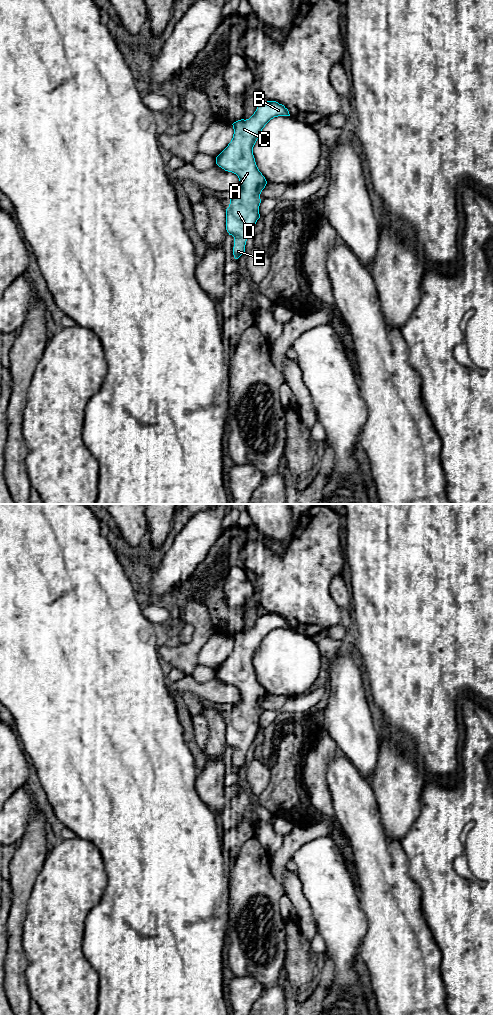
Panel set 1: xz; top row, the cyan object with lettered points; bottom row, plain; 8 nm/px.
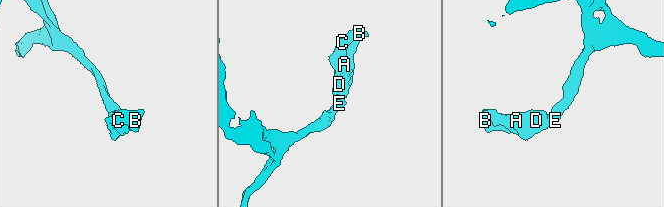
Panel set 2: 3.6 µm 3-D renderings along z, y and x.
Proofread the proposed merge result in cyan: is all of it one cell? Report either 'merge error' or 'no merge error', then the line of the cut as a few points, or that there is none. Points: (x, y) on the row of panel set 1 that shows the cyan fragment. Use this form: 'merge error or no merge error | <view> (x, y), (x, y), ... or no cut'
no merge error | no cut

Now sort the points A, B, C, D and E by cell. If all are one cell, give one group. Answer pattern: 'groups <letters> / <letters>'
groups A B C D E

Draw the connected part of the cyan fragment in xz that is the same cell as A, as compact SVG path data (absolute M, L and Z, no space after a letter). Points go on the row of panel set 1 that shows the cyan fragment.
M276 101L259 104L249 119L232 124L233 138L216 157L216 164L236 174L240 181L240 187L233 193L226 209L226 230L234 237L235 259L245 252L246 241L260 218L260 194L267 184L256 165L253 147L265 125L278 116L290 116L284 105Z

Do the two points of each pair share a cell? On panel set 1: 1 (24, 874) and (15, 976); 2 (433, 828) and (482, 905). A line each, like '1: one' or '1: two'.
1: one
2: one

